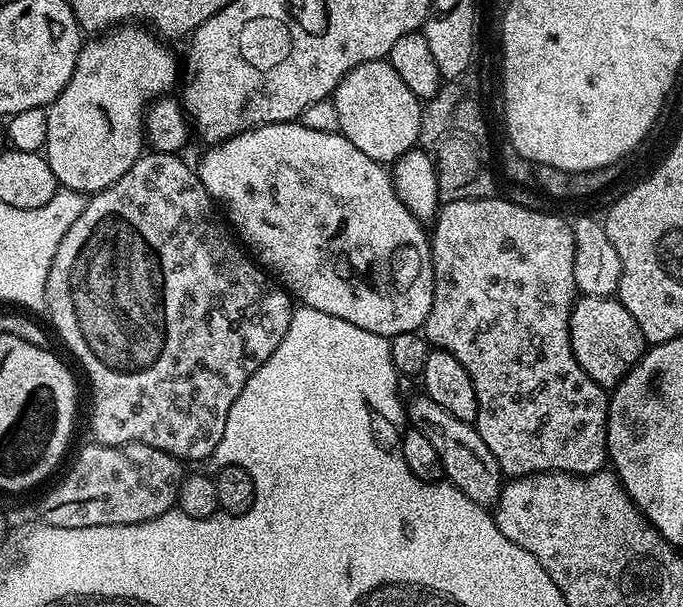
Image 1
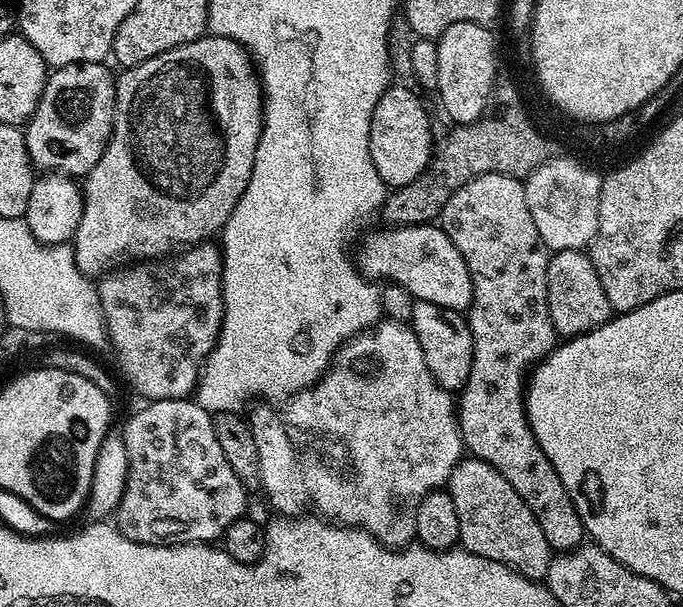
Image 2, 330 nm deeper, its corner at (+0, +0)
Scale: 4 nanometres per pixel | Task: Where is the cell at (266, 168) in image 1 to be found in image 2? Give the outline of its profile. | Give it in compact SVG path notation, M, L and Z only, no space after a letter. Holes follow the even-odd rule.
M435 223L380 226L365 238L354 260L361 276L373 282L391 282L404 287L415 301L434 302L434 306L461 314L467 313L472 304L470 270L466 270L458 246Z

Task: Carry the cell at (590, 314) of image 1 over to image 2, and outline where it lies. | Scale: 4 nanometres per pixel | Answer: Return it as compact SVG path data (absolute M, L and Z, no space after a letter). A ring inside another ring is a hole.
M562 250L548 257L548 309L557 337L571 338L602 326L614 315L610 298L598 282L591 255L584 250Z

